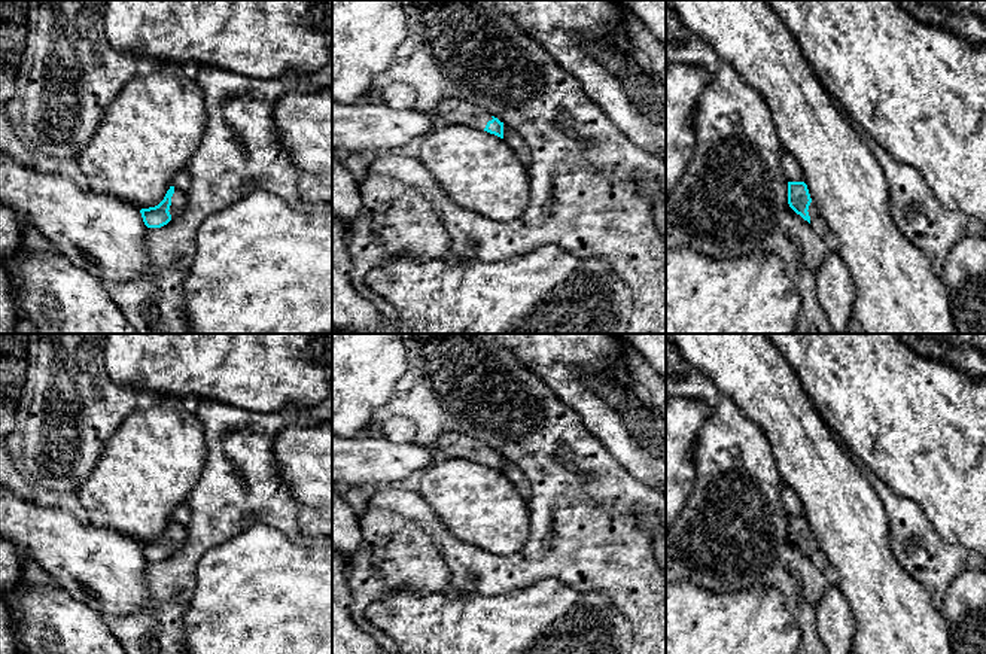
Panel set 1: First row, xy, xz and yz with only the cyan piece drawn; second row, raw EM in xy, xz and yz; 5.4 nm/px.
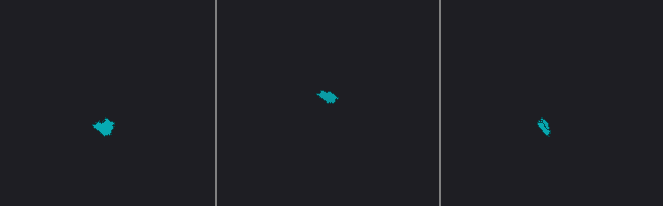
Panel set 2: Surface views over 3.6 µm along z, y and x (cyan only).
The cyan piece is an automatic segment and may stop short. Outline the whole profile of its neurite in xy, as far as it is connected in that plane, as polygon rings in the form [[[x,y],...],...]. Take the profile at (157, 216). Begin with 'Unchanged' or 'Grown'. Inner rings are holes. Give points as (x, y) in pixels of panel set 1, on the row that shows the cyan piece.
Grown. [[[170,186],[164,200],[158,206],[141,209],[140,213],[147,228],[161,228],[171,219],[179,218],[185,212],[186,203],[186,194]]]

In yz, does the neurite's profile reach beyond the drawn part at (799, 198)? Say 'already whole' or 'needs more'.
needs more

